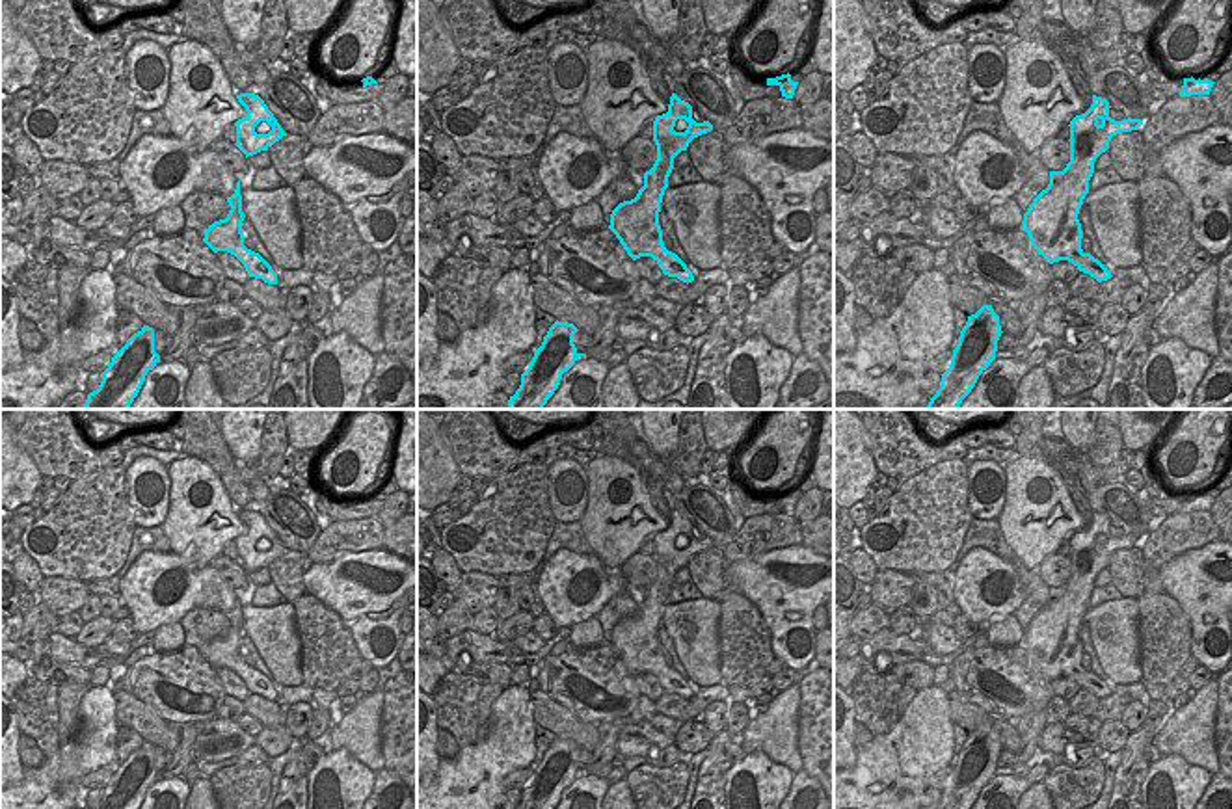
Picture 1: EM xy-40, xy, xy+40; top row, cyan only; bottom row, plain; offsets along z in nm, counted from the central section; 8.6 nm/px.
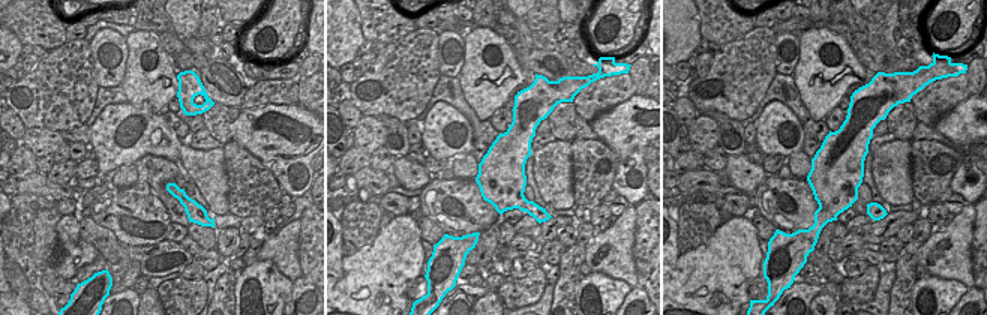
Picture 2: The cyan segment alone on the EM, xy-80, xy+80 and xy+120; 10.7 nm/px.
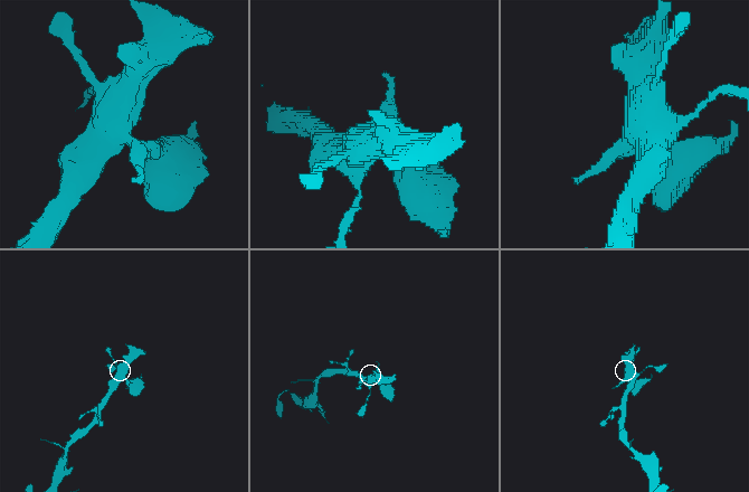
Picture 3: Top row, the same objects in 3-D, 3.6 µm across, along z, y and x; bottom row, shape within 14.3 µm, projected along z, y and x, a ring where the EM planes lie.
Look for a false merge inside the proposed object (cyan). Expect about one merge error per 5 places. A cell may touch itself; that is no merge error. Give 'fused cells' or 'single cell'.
single cell

